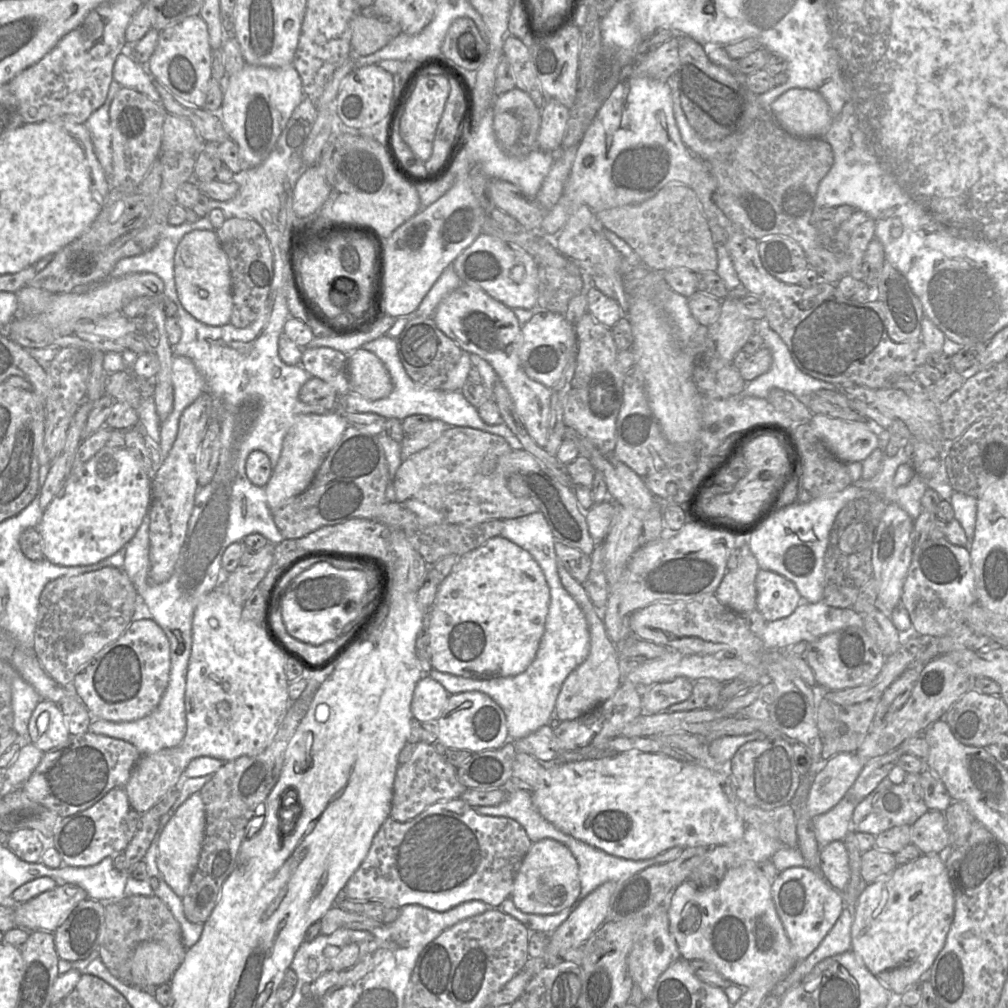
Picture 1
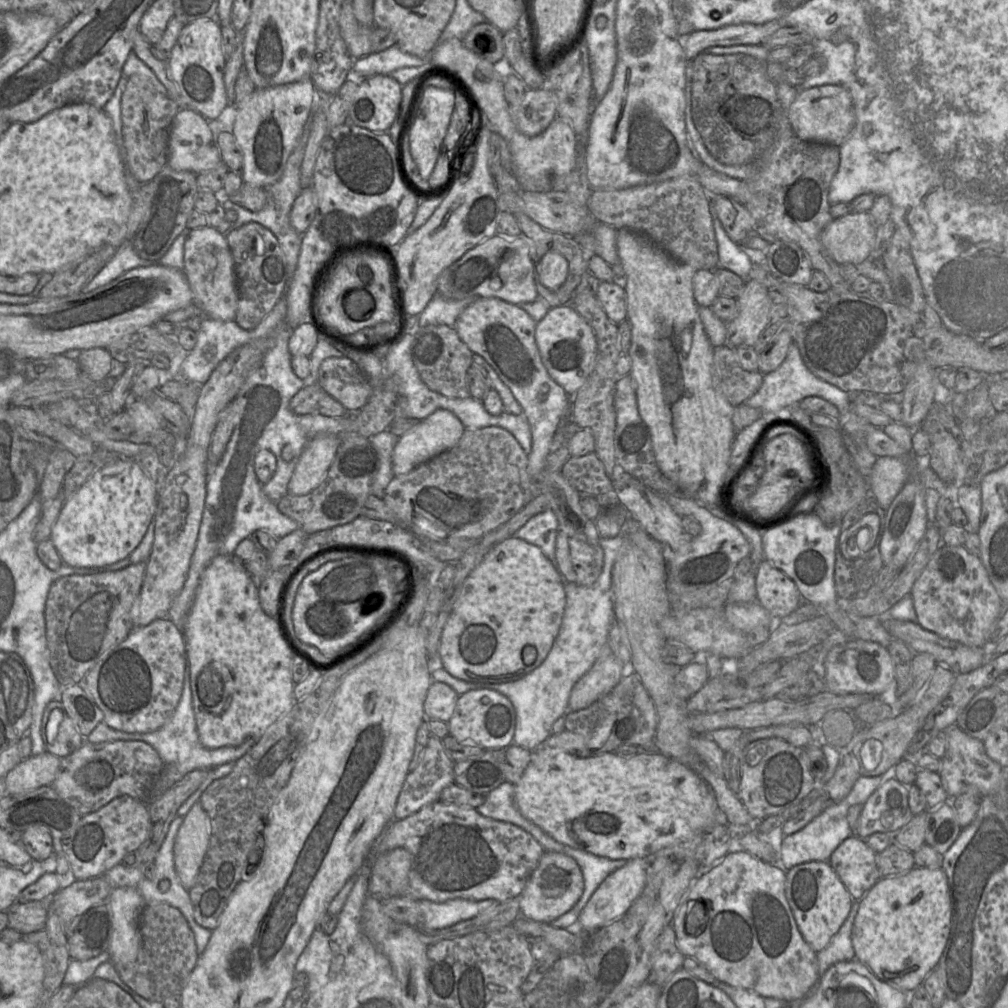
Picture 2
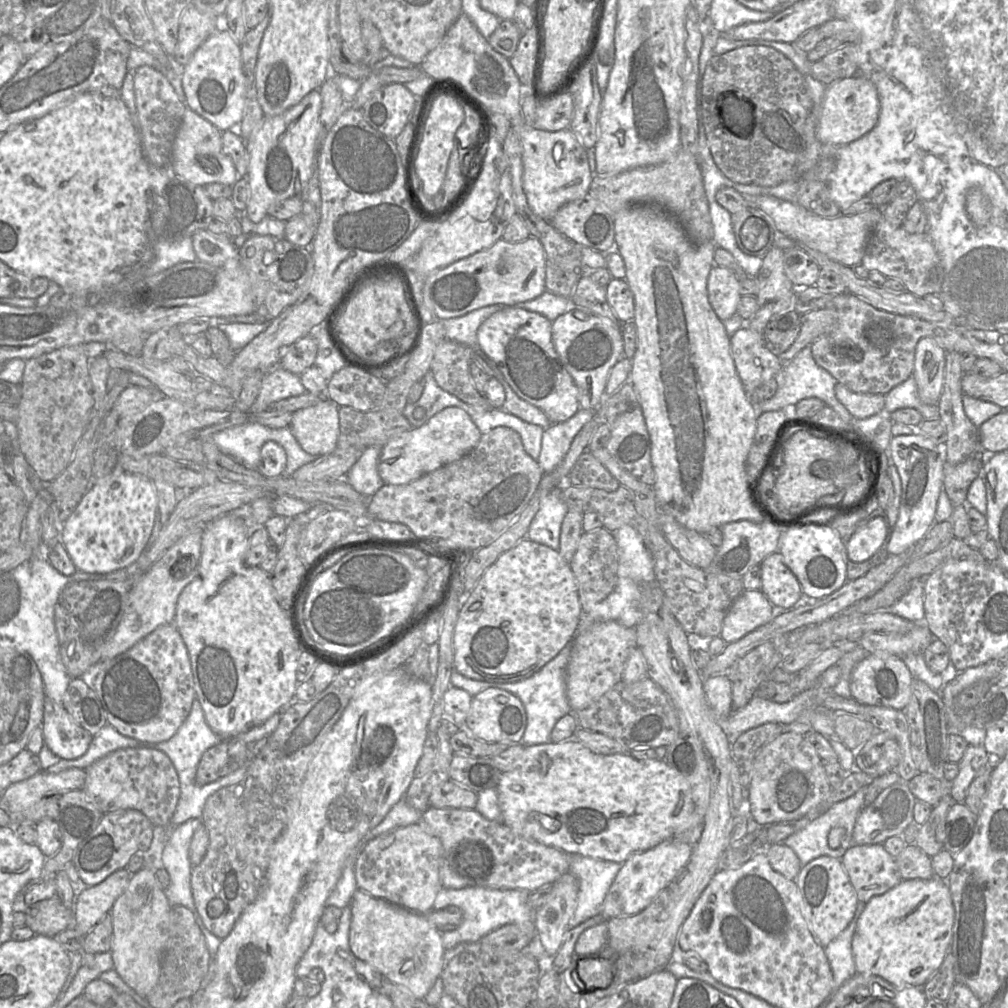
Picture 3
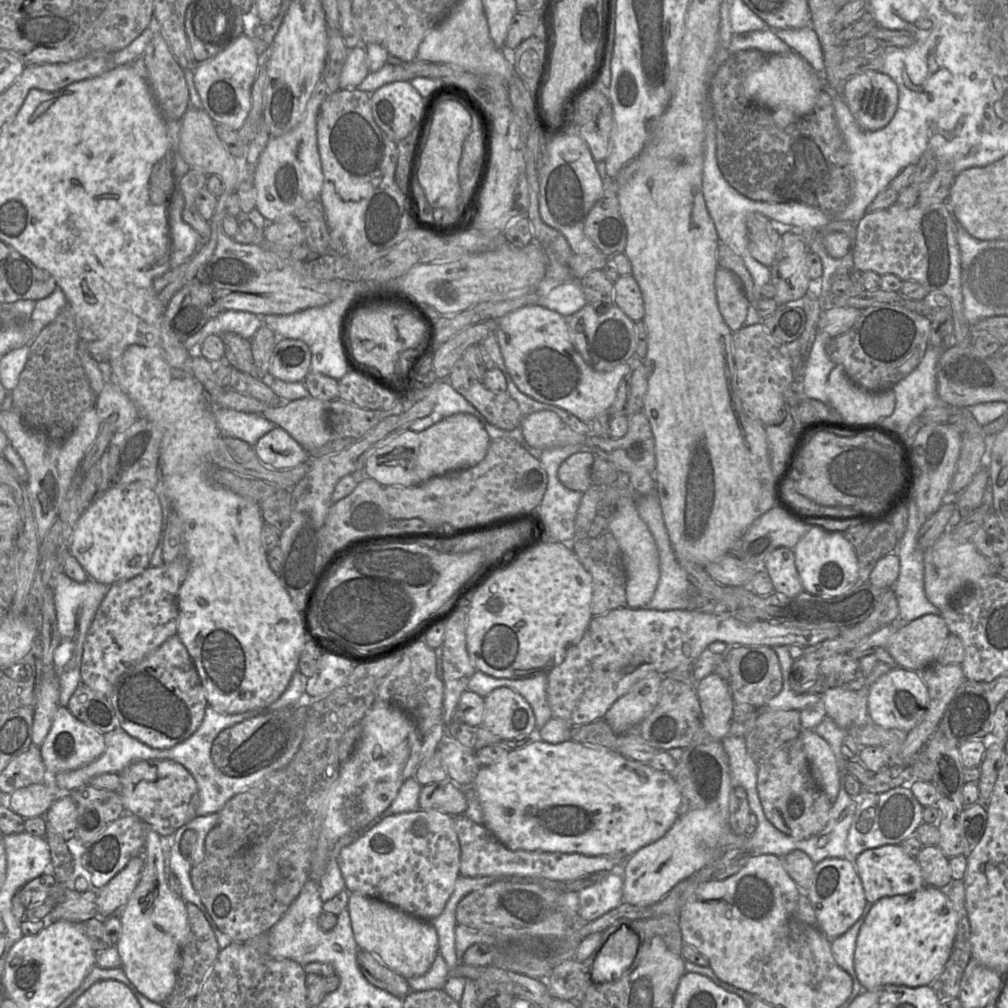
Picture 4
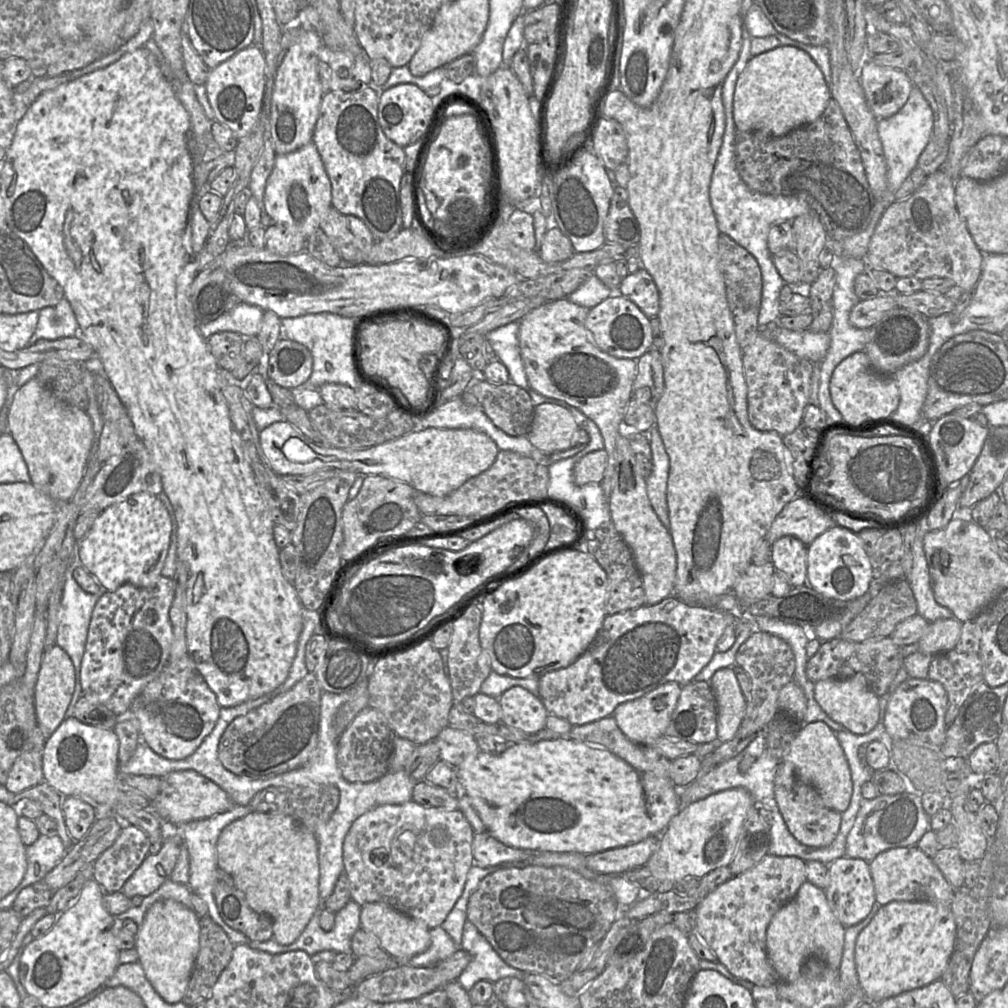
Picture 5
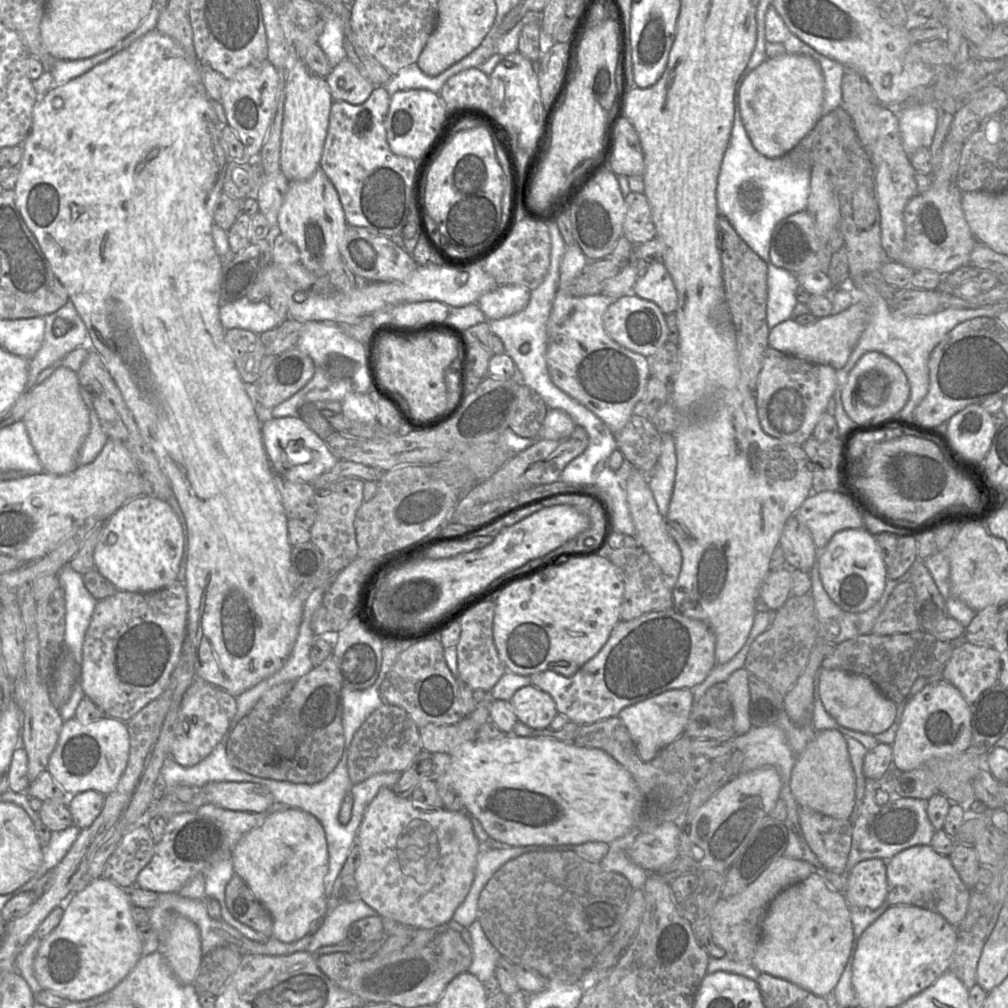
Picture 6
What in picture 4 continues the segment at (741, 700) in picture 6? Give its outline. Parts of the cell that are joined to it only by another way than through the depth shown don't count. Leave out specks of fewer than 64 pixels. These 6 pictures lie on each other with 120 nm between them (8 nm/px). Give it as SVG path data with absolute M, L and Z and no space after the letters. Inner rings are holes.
M713 672L697 682L697 695L702 727L713 739L722 741L733 721L734 704L729 684Z

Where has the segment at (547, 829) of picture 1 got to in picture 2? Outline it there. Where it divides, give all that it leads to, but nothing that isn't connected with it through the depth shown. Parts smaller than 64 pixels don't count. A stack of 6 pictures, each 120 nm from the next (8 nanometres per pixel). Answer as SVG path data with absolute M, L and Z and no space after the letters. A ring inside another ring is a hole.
M505 781L497 788L485 794L485 802L475 809L485 817L509 822L524 829L537 841L540 841L542 836L546 838L551 837L543 829L526 819L519 812L514 803L514 794L514 785Z

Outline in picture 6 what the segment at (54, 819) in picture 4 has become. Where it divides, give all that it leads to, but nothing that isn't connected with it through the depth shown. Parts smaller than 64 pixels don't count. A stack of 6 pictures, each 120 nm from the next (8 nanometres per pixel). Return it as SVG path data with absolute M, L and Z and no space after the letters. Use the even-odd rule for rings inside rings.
M94 790L69 796L68 807L73 824L81 830L91 826L103 810L105 797Z

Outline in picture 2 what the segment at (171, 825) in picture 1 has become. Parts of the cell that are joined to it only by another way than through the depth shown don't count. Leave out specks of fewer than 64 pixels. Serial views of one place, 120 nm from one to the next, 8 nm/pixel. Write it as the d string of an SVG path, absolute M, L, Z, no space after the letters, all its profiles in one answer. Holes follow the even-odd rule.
M199 801L184 817L174 843L176 873L187 890L192 887L197 878L209 841L209 818Z

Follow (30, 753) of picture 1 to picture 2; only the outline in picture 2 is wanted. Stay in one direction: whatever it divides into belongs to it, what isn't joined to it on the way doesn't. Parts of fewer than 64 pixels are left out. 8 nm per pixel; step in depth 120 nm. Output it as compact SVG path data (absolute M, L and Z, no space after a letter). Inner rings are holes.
M47 751L23 759L5 776L7 794L24 794L42 786L50 786L58 774L60 764L61 758Z

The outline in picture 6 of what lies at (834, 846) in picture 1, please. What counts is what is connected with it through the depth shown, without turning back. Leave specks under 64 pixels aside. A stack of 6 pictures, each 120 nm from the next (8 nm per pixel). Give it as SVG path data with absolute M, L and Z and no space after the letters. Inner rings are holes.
M930 845L906 848L889 860L887 864L889 905L917 906L942 915L955 928L966 915L970 892L961 880L948 857L938 854Z

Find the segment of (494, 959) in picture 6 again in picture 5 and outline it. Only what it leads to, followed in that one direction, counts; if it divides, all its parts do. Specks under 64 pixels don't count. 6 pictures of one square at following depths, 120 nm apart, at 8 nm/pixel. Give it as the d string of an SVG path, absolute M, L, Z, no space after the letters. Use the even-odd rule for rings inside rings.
M466 920L463 927L461 948L471 956L471 961L456 980L466 991L478 981L492 983L505 977L517 977L523 980L525 972L508 965L493 949L476 926Z

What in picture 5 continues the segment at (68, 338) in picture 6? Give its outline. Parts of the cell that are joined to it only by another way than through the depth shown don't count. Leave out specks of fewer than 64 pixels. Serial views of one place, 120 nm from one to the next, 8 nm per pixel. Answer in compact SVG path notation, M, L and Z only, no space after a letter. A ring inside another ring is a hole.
M64 297L56 305L39 310L36 329L28 342L32 346L40 340L56 340L78 334L79 325L70 302Z

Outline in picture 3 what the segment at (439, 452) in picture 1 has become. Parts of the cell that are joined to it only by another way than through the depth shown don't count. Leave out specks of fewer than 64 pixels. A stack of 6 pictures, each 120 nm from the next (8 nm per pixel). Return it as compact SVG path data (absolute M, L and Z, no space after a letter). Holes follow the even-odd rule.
M499 426L482 434L476 447L462 458L446 464L421 478L404 485L385 484L368 500L368 514L375 519L397 522L406 525L418 538L427 538L429 541L445 549L454 549L467 555L496 540L518 517L536 492L543 471L537 460L531 458L525 451L519 434L511 428Z

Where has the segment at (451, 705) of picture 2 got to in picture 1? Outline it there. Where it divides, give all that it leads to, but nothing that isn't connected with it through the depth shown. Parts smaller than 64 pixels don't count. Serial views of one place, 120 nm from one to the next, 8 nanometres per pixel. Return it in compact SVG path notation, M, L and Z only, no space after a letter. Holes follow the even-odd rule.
M424 675L417 682L410 709L413 717L420 722L437 720L446 707L449 693L437 681Z

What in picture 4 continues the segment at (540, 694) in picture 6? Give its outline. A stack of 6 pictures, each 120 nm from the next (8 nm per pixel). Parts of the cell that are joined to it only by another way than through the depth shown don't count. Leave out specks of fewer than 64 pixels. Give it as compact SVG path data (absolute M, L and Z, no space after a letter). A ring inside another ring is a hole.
M499 687L484 697L482 726L504 739L515 739L536 729L536 719L523 696L511 688Z

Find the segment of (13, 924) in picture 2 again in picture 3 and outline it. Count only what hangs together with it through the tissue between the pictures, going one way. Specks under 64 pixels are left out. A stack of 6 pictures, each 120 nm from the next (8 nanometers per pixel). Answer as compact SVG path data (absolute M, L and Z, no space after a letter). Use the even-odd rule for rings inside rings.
M57 895L30 905L26 911L25 926L35 935L52 937L74 924L73 909L66 908Z

